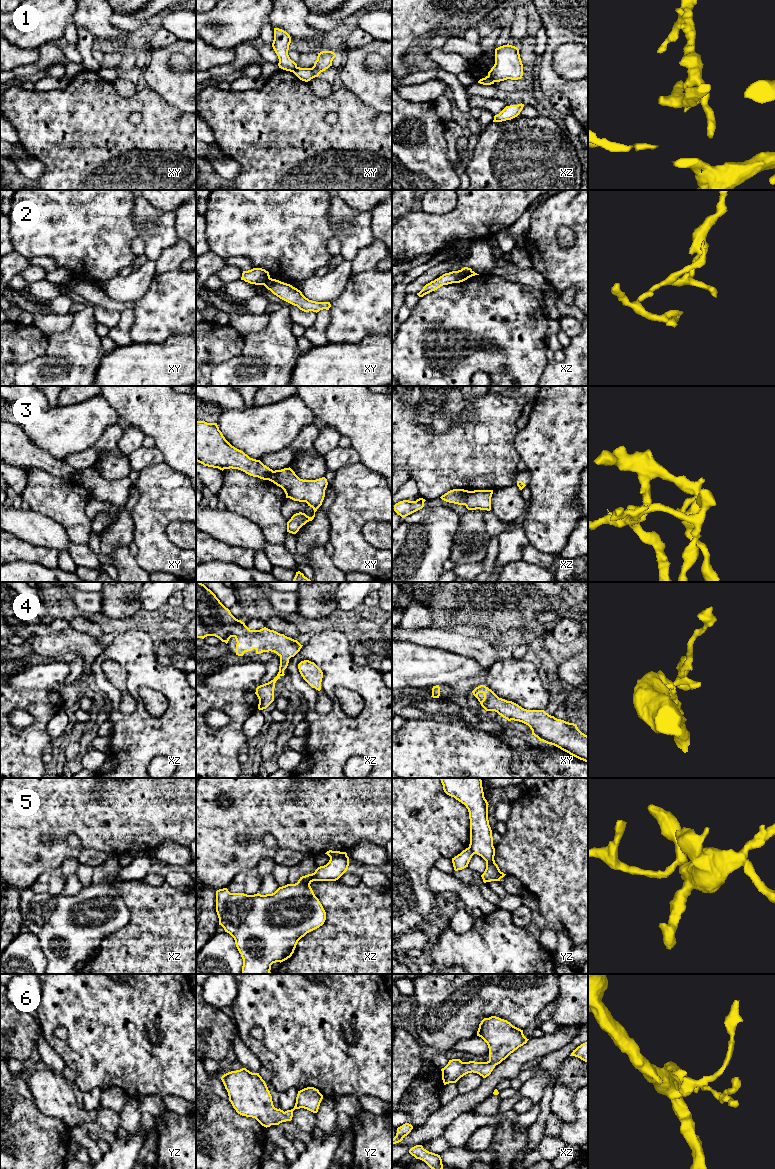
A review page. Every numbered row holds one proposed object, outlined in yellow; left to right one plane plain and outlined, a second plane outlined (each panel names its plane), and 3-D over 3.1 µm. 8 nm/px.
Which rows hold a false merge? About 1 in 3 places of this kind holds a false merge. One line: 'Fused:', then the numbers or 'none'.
Fused: 1, 2, 3, 5

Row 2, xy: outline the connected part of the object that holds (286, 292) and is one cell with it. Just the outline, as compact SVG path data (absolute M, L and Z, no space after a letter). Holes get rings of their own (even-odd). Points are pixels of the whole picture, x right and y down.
M268 278L263 284L268 290L280 299L297 306L304 312L319 312L320 310L329 310L330 302L316 302L306 298L300 290L290 284L276 279Z

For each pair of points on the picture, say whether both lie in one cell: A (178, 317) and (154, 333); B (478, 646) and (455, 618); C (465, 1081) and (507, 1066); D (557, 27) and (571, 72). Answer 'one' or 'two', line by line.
A: one
B: two
C: two
D: two

